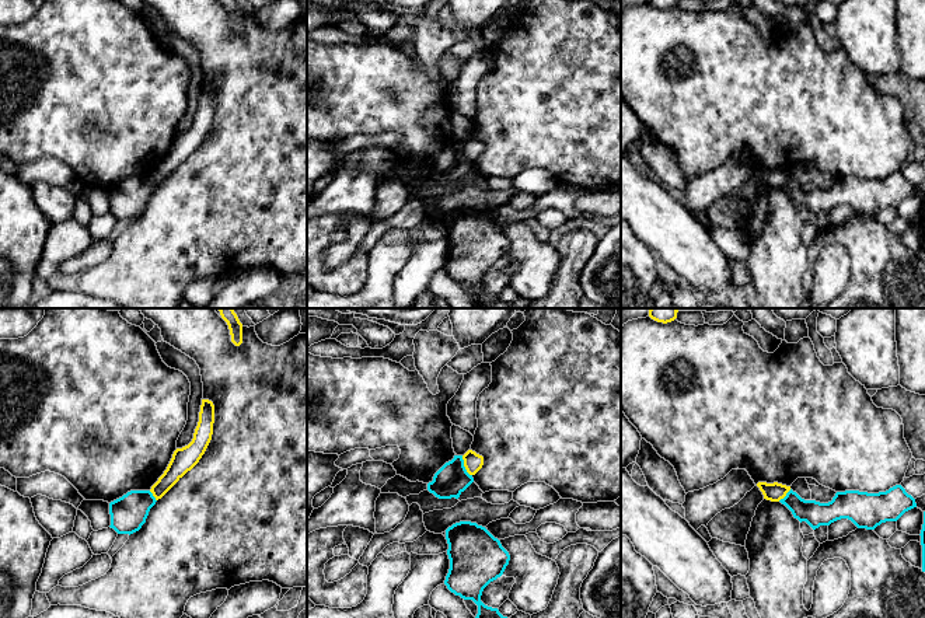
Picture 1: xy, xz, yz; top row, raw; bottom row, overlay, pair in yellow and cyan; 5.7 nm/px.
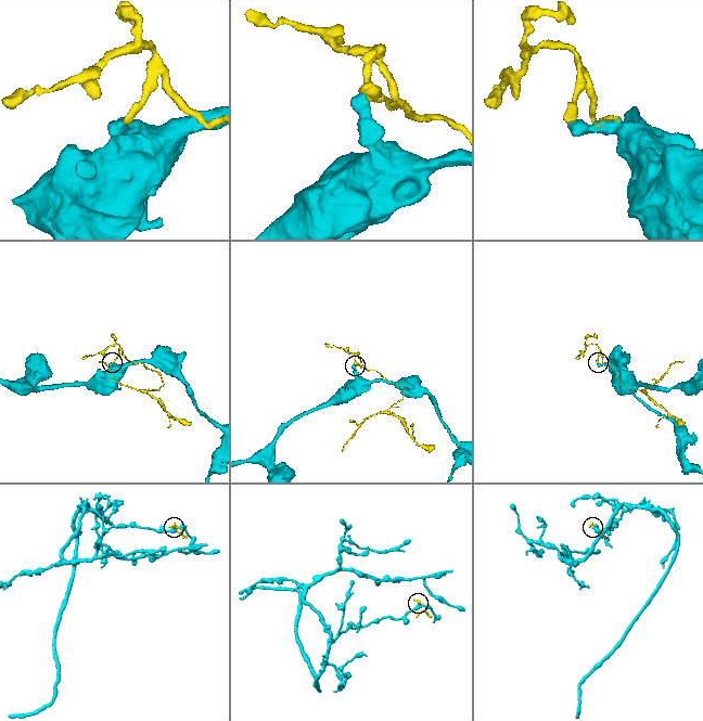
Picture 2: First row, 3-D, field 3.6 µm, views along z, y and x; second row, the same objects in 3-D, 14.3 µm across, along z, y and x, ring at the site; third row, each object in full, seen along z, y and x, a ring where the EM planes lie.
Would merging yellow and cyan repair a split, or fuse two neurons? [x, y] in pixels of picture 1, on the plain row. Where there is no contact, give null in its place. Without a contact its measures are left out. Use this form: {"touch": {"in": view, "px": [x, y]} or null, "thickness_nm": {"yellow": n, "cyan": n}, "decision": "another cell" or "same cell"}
{"touch": {"in": "xz", "px": [464, 152]}, "thickness_nm": {"yellow": 110, "cyan": 180}, "decision": "another cell"}

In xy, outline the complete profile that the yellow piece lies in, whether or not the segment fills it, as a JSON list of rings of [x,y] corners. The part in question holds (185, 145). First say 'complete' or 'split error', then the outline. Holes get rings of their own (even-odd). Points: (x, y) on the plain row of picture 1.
complete | [[[202,85],[199,108],[192,128],[188,132],[174,137],[167,156],[150,175],[156,186],[161,185],[188,157],[199,149],[212,126],[213,109],[214,91],[209,85]]]

